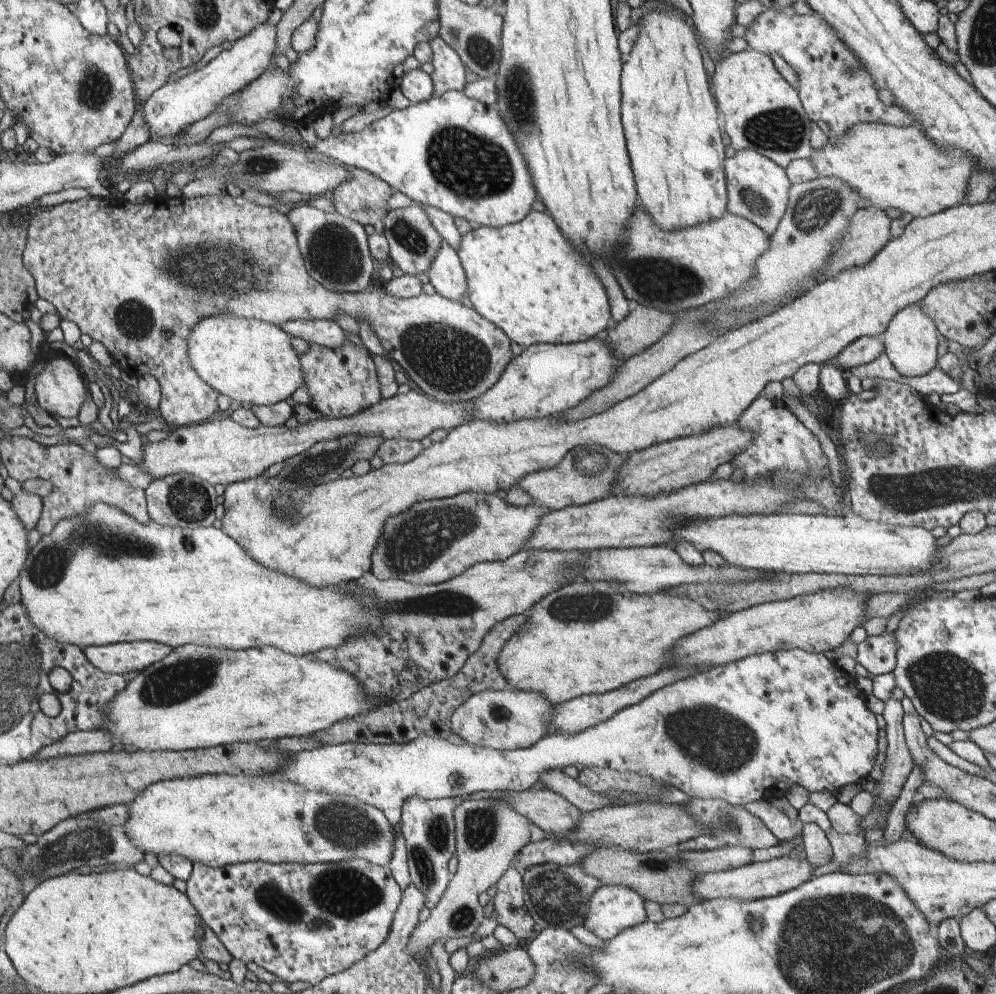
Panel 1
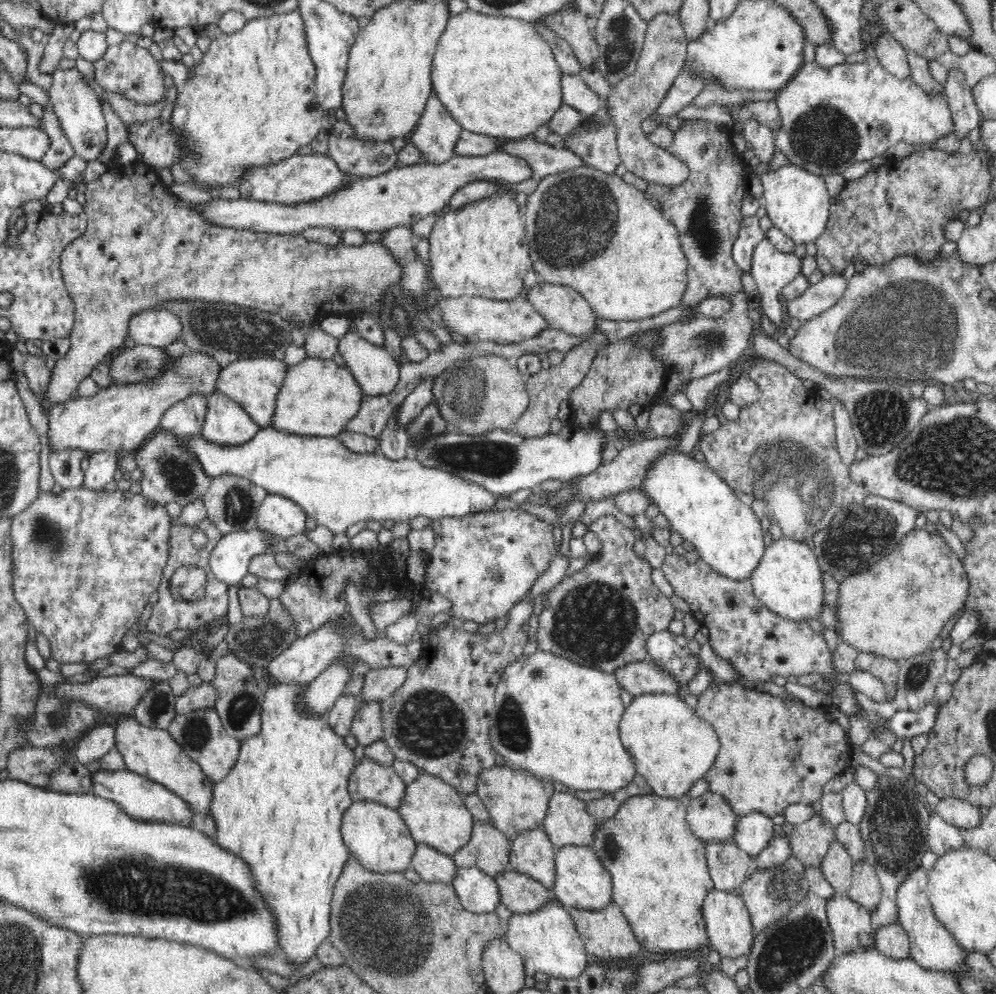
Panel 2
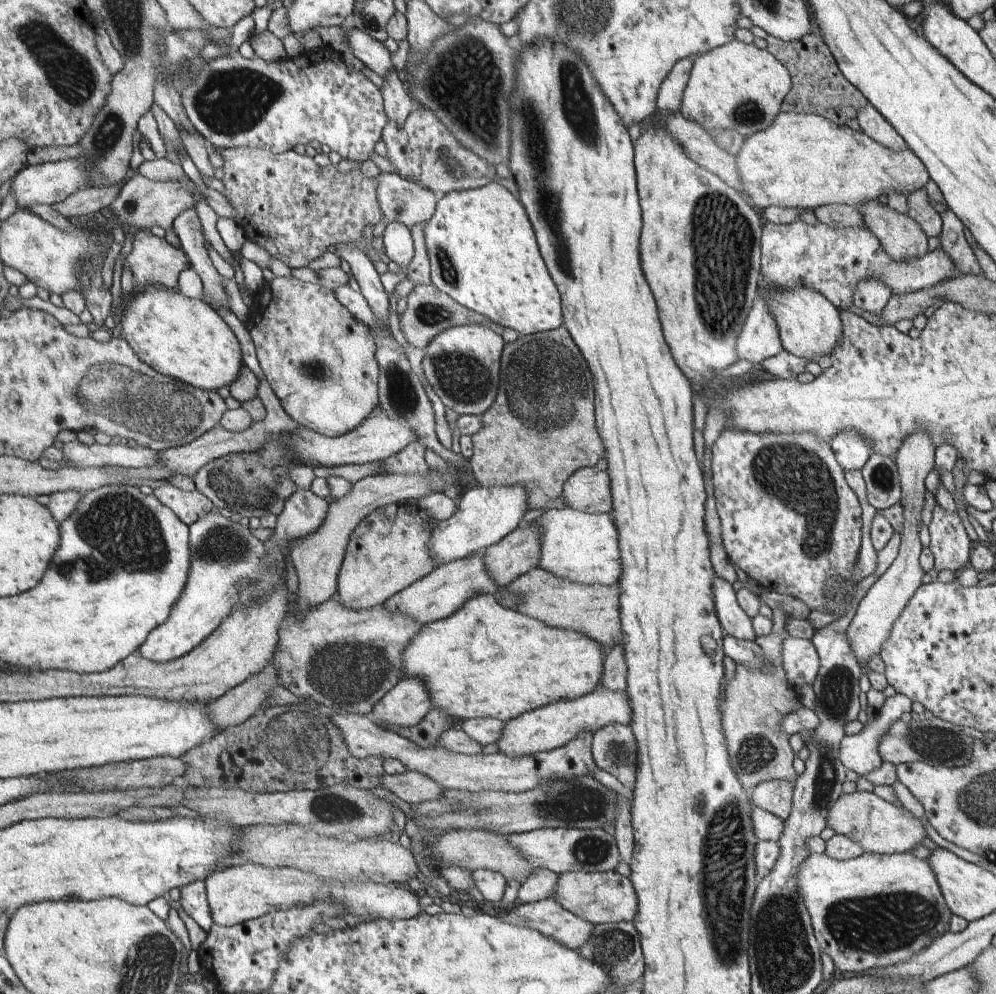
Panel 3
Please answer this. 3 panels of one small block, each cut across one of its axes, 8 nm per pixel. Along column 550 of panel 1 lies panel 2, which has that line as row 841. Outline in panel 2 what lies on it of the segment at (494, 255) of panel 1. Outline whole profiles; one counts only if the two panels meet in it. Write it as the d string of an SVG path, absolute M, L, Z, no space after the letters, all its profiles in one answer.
M278 681L268 682L264 689L264 700L262 703L262 730L260 733L255 734L254 737L246 738L241 742L241 748L239 752L239 758L236 760L236 764L232 767L232 770L229 770L229 774L224 778L221 779L213 787L213 794L212 794L212 804L209 806L209 810L212 810L212 816L216 816L216 826L218 826L218 832L216 832L216 840L218 840L217 845L221 847L222 850L228 850L230 854L236 854L237 858L241 858L241 861L244 861L244 864L248 865L248 872L252 873L252 886L256 889L257 896L260 896L260 900L262 904L264 904L265 908L268 909L268 912L272 913L272 918L276 921L276 942L278 942L278 949L279 944L282 944L282 952L286 954L286 960L288 962L304 962L304 964L308 964L306 960L310 960L310 958L314 958L316 956L316 948L318 945L329 936L330 932L330 921L331 921L331 902L333 898L333 888L335 887L336 881L340 874L342 874L344 866L346 866L347 861L349 860L350 852L346 847L346 844L343 842L343 836L341 835L341 822L343 819L344 811L353 803L352 797L348 791L348 780L350 780L350 774L352 774L352 769L356 766L355 754L353 750L346 746L346 742L344 742L344 738L341 738L338 733L334 730L331 730L329 723L325 718L319 718L318 715L309 715L303 712L303 708L300 707L300 692L302 692L302 688L304 688L304 684L300 683L282 683Z

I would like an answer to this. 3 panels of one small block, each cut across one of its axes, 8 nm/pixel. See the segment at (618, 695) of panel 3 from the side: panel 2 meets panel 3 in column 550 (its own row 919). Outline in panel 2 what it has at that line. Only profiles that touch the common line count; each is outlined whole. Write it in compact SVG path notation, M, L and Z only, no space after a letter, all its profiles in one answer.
M708 892L704 902L702 902L701 911L709 938L710 949L718 951L722 957L727 956L736 959L738 956L749 956L756 934L753 930L747 906L738 892Z

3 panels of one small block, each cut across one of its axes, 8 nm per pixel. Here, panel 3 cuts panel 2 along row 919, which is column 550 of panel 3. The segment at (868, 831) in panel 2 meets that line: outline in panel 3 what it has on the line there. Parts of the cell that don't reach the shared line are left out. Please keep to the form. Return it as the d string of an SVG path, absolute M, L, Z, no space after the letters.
M535 867L529 878L521 884L517 895L518 901L530 903L554 896L559 878L558 873Z

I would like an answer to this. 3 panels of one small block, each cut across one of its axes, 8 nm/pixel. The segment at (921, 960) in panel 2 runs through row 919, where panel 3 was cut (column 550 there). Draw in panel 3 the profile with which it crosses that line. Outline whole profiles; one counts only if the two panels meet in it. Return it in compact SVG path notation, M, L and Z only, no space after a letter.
M552 897L530 903L518 901L498 916L510 924L538 929L544 936L574 950L592 938L595 926L590 921L577 917L569 909L562 908Z

